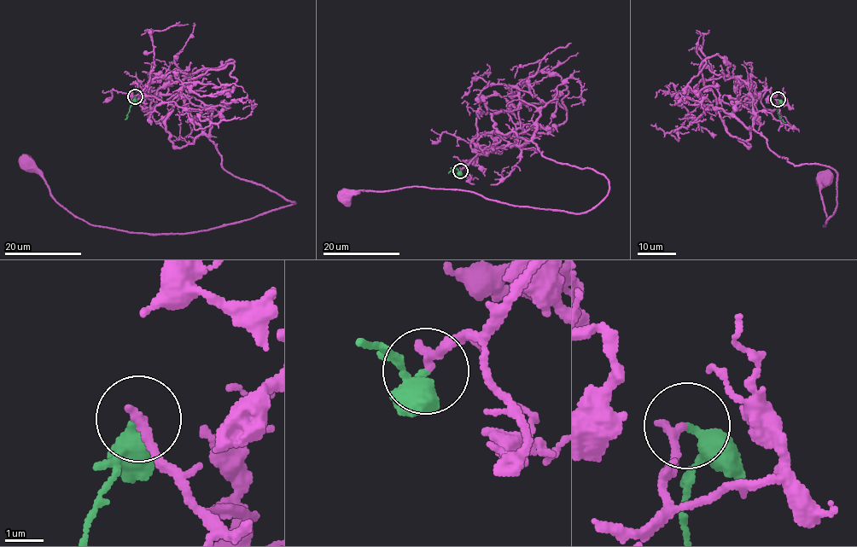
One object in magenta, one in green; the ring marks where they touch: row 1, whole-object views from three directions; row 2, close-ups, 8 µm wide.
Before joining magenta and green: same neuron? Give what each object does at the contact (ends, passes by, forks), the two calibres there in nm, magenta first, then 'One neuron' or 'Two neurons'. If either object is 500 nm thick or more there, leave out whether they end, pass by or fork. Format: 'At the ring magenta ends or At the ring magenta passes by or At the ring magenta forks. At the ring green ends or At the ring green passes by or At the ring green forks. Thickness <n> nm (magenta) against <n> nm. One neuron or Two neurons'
At the ring magenta ends. At the ring green passes by. Thickness 280 nm (magenta) against 280 nm. One neuron

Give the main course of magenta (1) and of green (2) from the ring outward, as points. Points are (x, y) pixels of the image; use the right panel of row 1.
1: (778, 99), (766, 109), (751, 94), (753, 129), (794, 165), (837, 173), (837, 202), (824, 227), (824, 180)
2: (778, 99), (778, 115), (785, 122)

